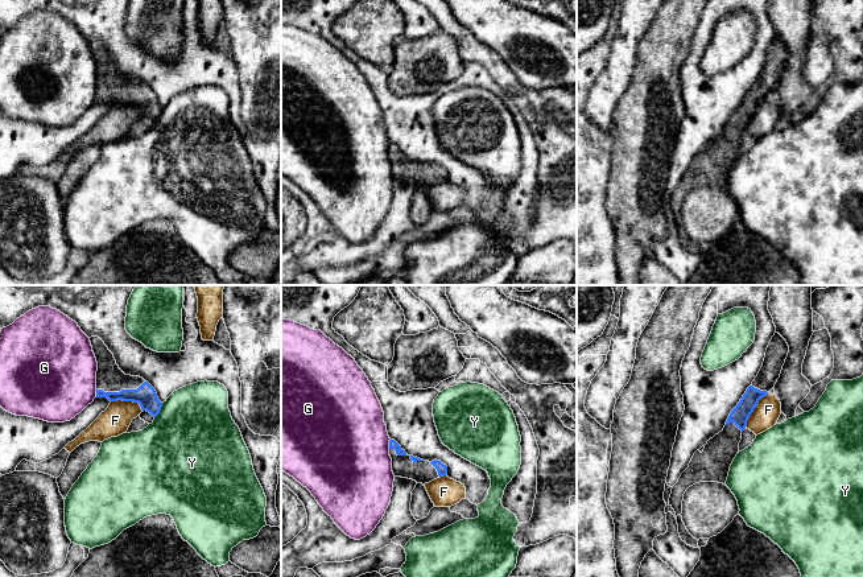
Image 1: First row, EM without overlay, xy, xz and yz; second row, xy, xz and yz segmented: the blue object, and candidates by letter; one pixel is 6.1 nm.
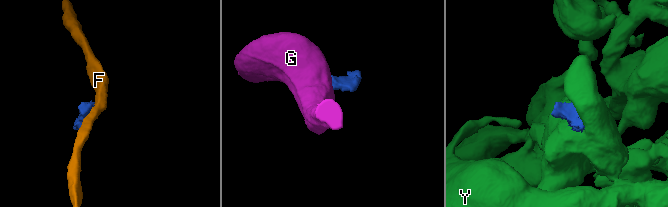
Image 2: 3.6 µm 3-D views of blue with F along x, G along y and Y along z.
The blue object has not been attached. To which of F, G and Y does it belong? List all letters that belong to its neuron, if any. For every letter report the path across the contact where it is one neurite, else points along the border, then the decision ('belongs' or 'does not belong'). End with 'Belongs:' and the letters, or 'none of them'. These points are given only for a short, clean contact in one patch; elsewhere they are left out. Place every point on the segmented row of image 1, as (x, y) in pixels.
F: along yz (768, 394), (759, 400), (744, 427) | does not belong
G: along xz (389, 439), (388, 448) | does not belong
Y: does not belong
Belongs: none of them

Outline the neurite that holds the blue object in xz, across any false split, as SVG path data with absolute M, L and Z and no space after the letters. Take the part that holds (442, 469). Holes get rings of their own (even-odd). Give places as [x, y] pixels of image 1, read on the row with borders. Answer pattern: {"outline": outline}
{"outline": "M389 440L389 456L395 477L413 479L425 485L447 474L447 466L441 461L429 462L408 456L395 440Z"}

